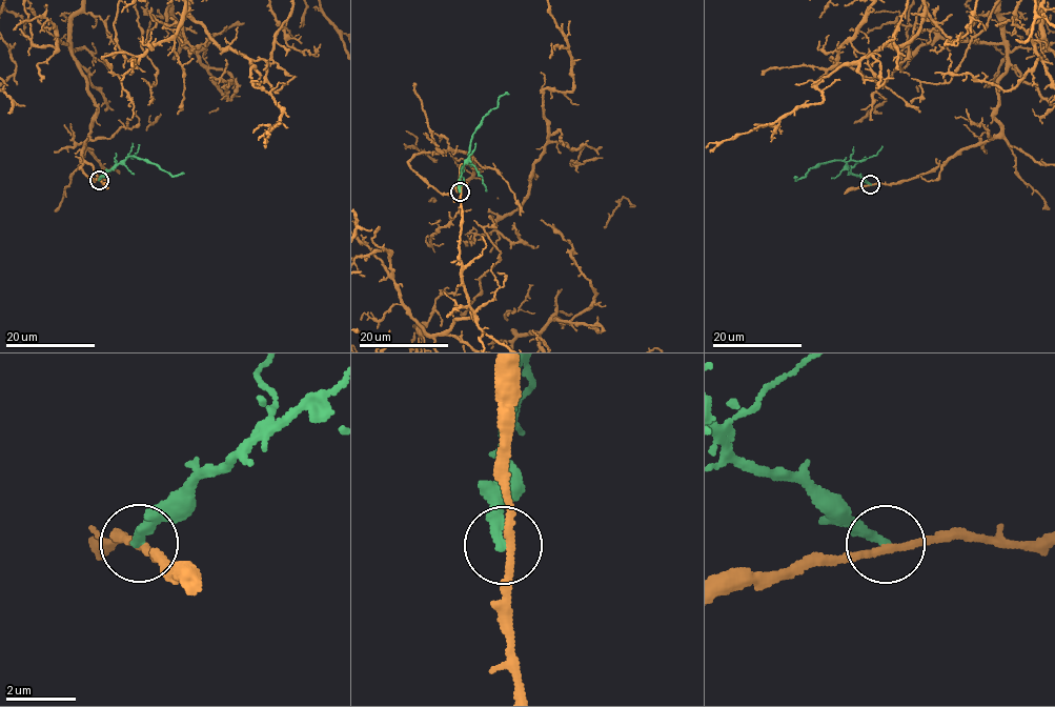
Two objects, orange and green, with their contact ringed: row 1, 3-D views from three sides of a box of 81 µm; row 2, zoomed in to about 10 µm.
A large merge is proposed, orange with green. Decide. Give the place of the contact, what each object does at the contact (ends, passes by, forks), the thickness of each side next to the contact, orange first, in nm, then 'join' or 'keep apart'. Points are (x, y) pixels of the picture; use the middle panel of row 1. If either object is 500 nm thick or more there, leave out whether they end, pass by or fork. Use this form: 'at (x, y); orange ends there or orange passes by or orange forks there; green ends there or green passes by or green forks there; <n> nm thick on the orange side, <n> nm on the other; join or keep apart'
at (460, 192); orange passes by; green ends there; 200 nm thick on the orange side, 320 nm on the other; keep apart

